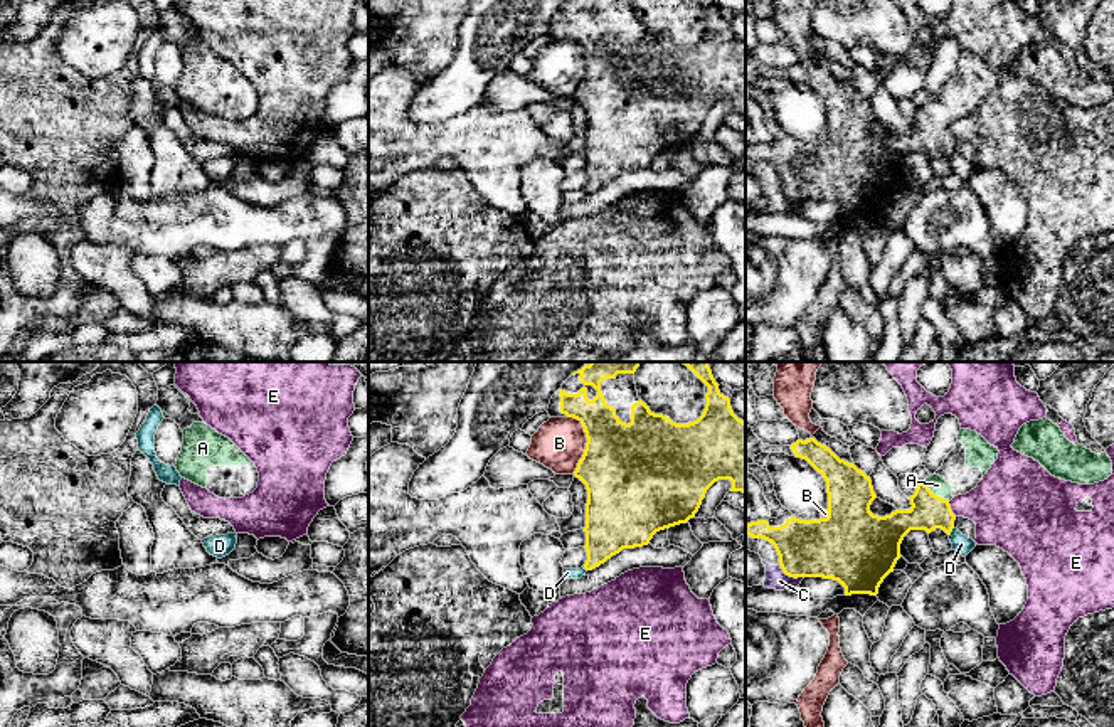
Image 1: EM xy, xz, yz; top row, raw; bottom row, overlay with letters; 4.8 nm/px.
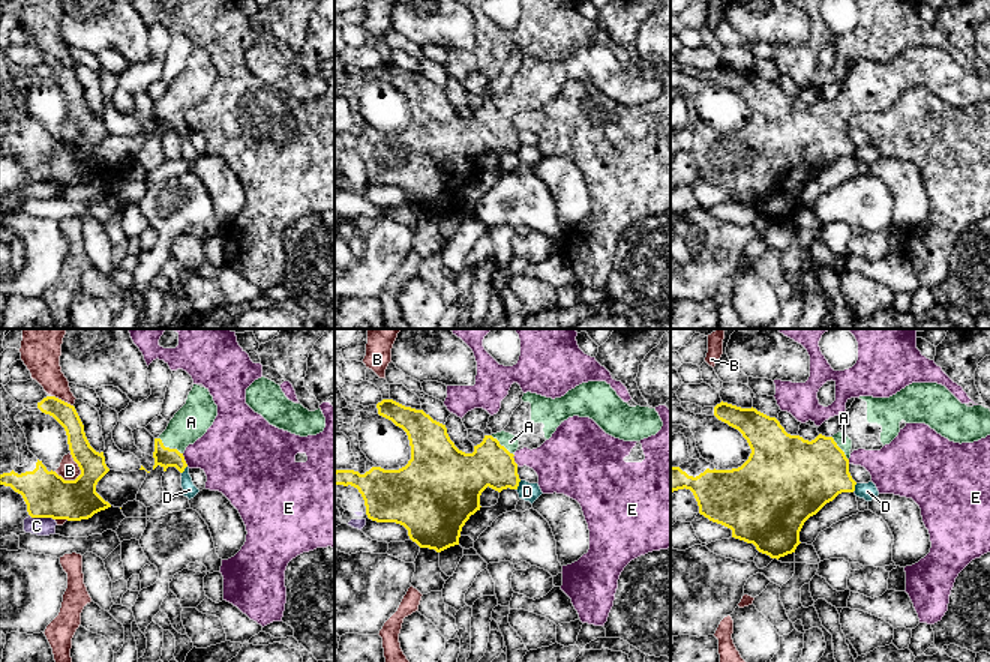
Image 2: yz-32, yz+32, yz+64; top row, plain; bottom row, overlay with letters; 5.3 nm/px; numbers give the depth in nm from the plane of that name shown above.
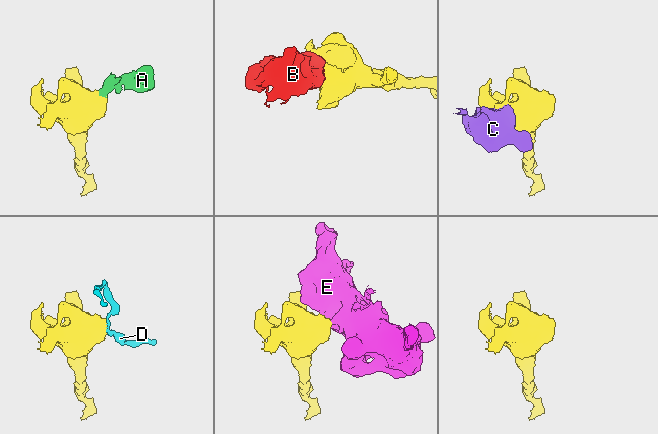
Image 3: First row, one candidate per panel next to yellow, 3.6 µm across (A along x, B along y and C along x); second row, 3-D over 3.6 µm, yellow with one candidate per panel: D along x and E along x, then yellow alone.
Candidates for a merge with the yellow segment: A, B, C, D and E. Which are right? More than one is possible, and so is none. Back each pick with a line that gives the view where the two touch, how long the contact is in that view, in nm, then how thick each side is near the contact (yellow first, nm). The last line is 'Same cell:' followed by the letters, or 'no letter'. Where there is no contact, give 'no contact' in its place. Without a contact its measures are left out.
A: meets yellow in yz; contact 160 nm long; 170 nm thick on the yellow side, 90 nm on the other
Same cell: A

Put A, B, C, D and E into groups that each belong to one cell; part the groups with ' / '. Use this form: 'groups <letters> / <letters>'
groups A / B / C / D / E

